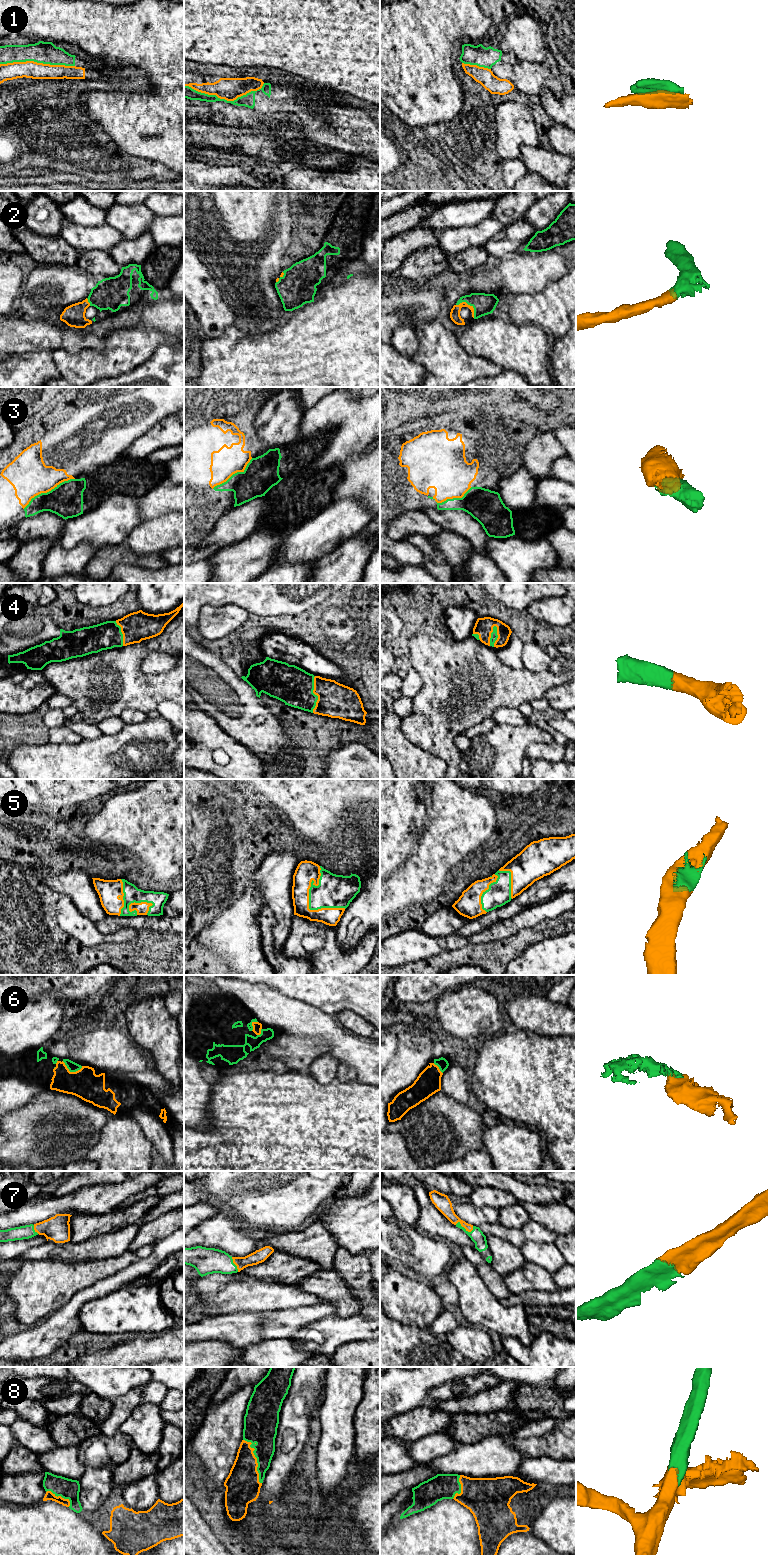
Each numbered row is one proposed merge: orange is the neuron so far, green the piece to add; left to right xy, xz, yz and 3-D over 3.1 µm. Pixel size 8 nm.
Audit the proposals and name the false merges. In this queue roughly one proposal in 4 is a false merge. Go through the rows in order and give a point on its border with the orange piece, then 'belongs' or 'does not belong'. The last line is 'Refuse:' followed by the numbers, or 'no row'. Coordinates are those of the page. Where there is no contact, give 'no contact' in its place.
1: meets orange in xz at (224, 98); does not belong
2: meets orange in yz at (469, 305); belongs
3: meets orange in xy at (48, 491); does not belong
4: meets orange in yz at (498, 636); belongs
5: meets orange in xz at (308, 902); belongs
6: meets orange in xy at (71, 1072); belongs
7: meets orange in yz at (464, 1227); belongs
8: meets orange in xz at (256, 1459); belongs
Refuse: 1, 3

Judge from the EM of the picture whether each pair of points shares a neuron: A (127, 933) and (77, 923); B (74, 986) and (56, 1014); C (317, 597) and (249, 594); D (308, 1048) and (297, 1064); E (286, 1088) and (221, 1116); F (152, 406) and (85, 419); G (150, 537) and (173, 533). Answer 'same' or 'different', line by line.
A: same
B: different
C: same
D: same
E: same
F: same
G: same

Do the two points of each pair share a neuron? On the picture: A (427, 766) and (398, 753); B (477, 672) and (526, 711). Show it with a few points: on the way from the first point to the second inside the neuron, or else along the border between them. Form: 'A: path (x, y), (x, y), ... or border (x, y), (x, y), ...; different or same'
A: path (420, 766), (414, 766), (405, 757); same
B: border (529, 702), (523, 702), (517, 708); different

